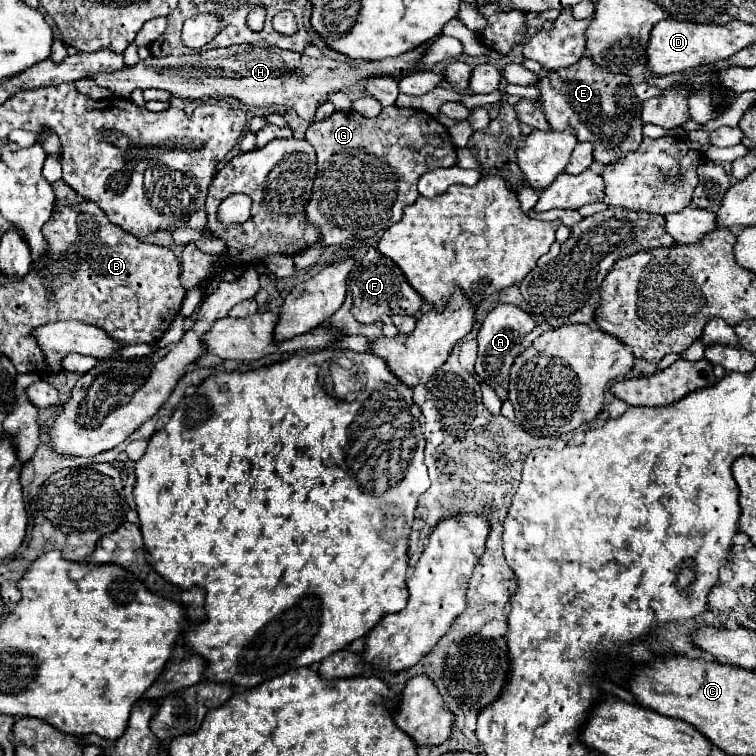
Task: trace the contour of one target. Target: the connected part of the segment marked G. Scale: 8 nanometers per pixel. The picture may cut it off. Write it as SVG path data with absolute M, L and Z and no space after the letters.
M389 106L389 108L383 108L383 112L377 116L377 118L363 118L359 116L357 112L353 110L347 110L347 112L335 112L331 114L327 120L323 122L315 122L307 128L305 132L305 138L307 142L315 148L317 152L317 168L319 168L319 174L315 176L315 184L313 184L313 196L307 204L307 220L317 224L321 228L321 240L319 244L325 244L325 246L331 246L331 244L349 244L349 242L357 242L357 240L365 240L365 238L373 238L377 232L385 232L391 224L399 222L401 220L401 214L403 214L403 208L407 204L413 204L419 196L417 192L417 180L423 172L429 172L429 170L435 170L435 168L449 168L449 166L455 166L455 144L447 132L447 128L435 120L431 114L423 112L423 110L413 110L413 108L399 108L399 106Z

